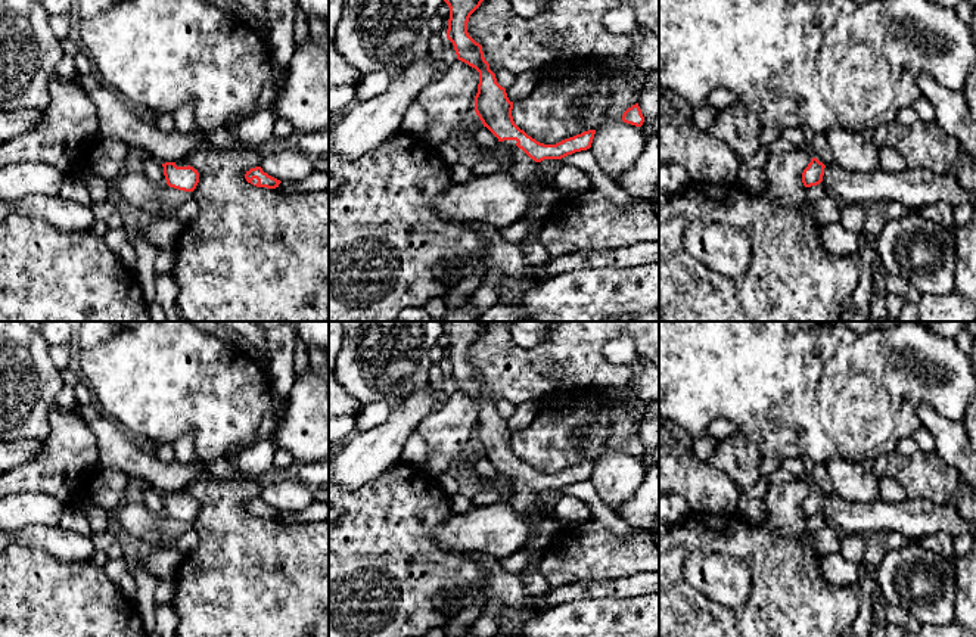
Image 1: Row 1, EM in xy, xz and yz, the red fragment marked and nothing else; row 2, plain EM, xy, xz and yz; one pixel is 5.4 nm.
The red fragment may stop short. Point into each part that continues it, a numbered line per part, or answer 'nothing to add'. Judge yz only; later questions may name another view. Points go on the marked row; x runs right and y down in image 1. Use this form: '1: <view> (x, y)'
1: yz (913, 188)

